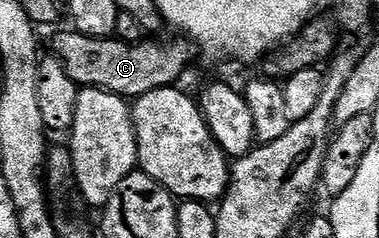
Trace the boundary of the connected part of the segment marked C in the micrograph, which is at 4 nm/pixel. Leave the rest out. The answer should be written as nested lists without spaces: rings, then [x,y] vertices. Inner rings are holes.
[[[68,30],[52,38],[50,51],[65,66],[75,84],[85,88],[104,88],[118,96],[134,98],[149,94],[149,90],[172,87],[191,64],[193,48],[186,39],[159,39],[163,38],[147,38],[137,44],[127,44],[118,38],[86,36]]]

